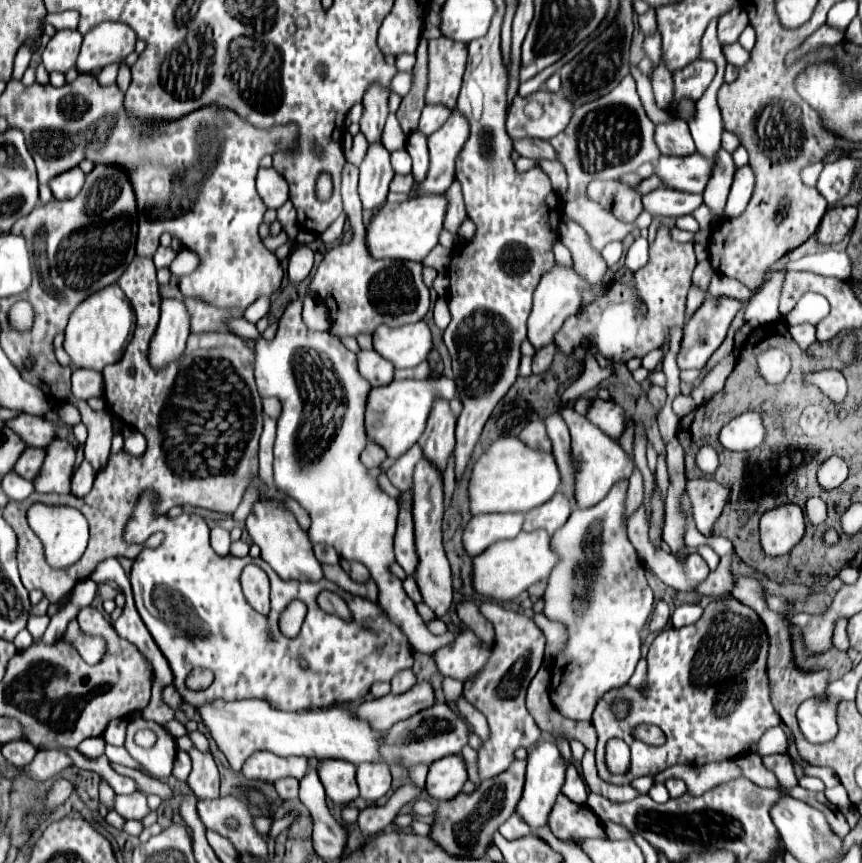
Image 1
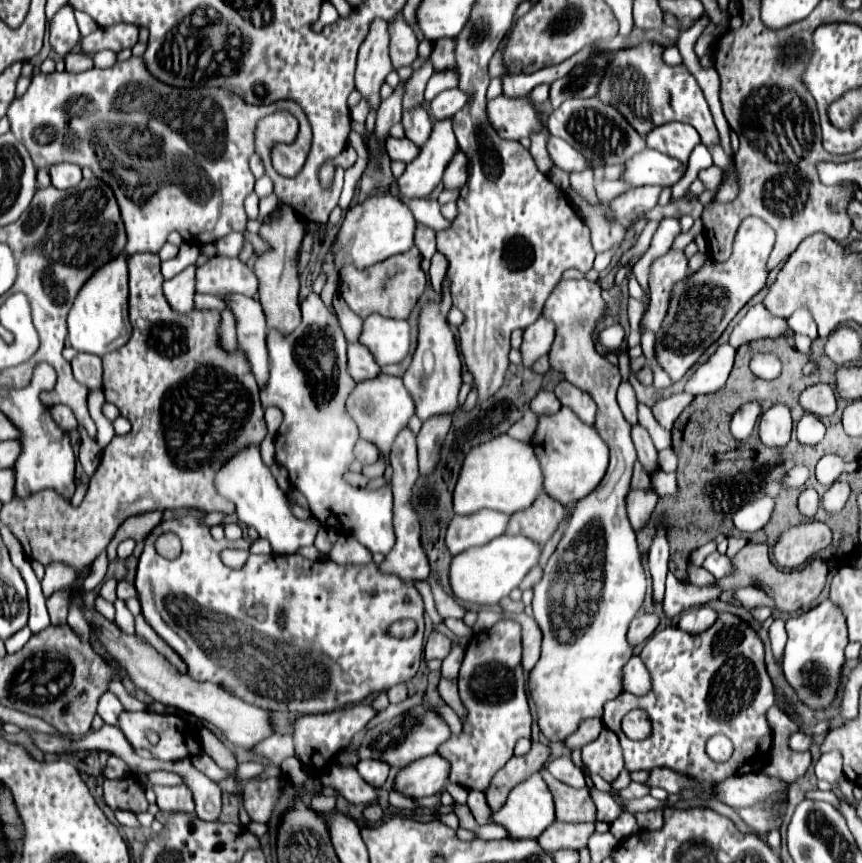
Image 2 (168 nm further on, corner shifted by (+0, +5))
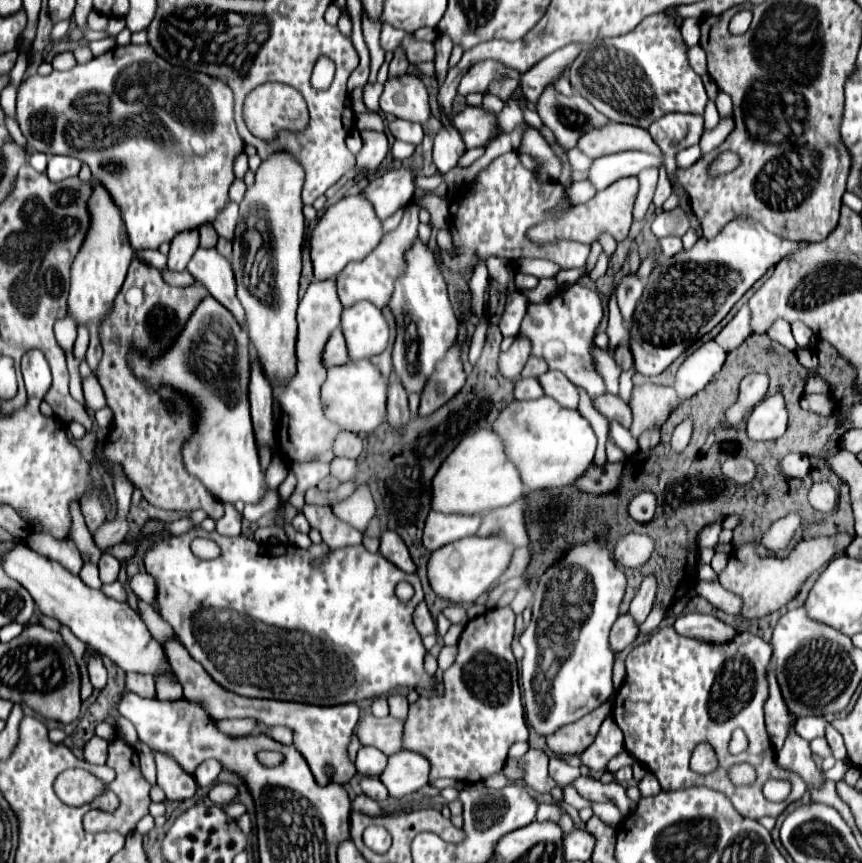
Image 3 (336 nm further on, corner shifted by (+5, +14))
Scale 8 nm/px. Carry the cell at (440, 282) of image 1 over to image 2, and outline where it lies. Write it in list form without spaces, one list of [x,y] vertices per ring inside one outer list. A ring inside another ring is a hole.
[[[445,279],[442,283],[442,301],[426,303],[420,311],[420,333],[418,333],[418,347],[414,353],[414,361],[410,369],[404,373],[402,381],[416,403],[416,415],[420,421],[438,415],[454,415],[458,409],[458,391],[462,385],[462,361],[456,345],[456,337],[446,323],[446,313],[452,307],[452,297],[449,282]]]

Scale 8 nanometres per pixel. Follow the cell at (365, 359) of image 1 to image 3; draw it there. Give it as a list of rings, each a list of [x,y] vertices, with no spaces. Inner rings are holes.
[[[337,328],[333,332],[333,336],[329,336],[327,344],[325,344],[325,352],[323,352],[323,360],[325,366],[337,366],[337,364],[345,364],[349,360],[347,356],[347,346],[345,346],[345,338],[341,334],[341,330]]]

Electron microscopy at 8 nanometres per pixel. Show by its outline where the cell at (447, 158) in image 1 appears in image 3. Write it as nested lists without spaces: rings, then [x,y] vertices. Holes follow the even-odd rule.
[[[389,170],[371,180],[361,190],[361,194],[373,204],[377,218],[385,220],[395,214],[401,204],[409,202],[409,198],[415,194],[413,178],[415,174],[411,170]]]

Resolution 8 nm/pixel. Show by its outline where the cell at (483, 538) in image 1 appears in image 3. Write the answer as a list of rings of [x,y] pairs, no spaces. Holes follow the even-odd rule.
[[[429,512],[425,520],[425,532],[423,532],[423,544],[429,552],[467,538],[475,536],[477,528],[481,524],[481,514],[477,516],[455,516],[455,514],[441,514],[441,512]]]

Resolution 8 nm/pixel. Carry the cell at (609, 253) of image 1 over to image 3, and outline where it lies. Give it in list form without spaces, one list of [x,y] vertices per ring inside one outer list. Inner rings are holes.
[[[708,101],[704,112],[704,130],[713,129],[719,122],[719,114],[716,104],[713,101]]]

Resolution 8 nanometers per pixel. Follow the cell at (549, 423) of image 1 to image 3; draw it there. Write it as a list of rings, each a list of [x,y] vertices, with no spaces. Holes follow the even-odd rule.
[[[521,378],[521,380],[515,380],[513,396],[515,400],[535,400],[543,396],[543,388],[537,382],[537,378]]]

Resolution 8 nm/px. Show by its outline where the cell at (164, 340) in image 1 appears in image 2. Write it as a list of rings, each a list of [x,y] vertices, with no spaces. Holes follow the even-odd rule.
[[[190,265],[180,275],[164,281],[164,297],[168,305],[180,315],[194,309],[194,271],[196,267]]]

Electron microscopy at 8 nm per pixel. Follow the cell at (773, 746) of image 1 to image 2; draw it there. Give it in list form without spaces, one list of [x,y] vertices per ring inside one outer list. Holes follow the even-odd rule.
[[[800,729],[788,737],[788,747],[792,751],[808,751],[810,743],[812,743],[812,739],[806,733],[802,733]]]

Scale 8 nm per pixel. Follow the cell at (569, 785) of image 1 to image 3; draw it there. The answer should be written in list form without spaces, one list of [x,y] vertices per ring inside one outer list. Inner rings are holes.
[[[551,758],[549,760],[549,776],[561,786],[569,786],[573,780],[579,778],[579,768],[571,768],[569,764],[565,764],[561,758]]]

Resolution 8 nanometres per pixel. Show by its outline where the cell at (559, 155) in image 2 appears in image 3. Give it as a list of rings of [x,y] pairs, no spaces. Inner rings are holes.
[[[609,122],[605,124],[605,128],[595,128],[593,132],[585,132],[579,138],[577,146],[589,158],[599,158],[625,150],[641,150],[641,152],[653,152],[653,156],[661,156],[661,150],[657,150],[657,144],[649,136],[649,130],[617,122]]]

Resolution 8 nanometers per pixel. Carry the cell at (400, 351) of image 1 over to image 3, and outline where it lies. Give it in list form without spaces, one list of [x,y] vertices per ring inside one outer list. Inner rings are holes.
[[[357,302],[349,308],[343,308],[341,330],[345,336],[349,360],[371,358],[387,348],[389,328],[381,310],[369,302]]]

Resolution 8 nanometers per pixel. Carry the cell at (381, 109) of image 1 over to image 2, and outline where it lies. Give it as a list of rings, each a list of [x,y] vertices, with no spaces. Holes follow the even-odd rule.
[[[376,19],[370,25],[370,33],[360,47],[358,67],[356,67],[356,89],[368,101],[370,111],[376,111],[382,103],[380,89],[386,83],[386,75],[394,67],[388,57],[388,23]]]

